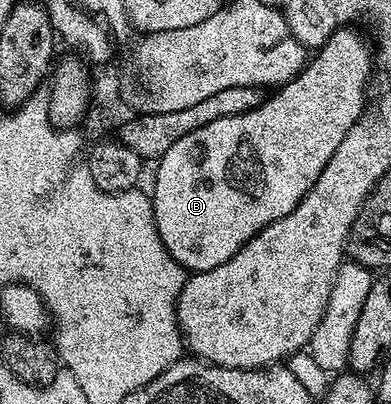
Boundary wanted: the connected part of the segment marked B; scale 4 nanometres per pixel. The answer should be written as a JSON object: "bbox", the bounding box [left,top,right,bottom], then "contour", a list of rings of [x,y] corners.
{"bbox":[150,26,372,273],"contour":[[[352,26],[339,28],[313,55],[316,56],[313,60],[311,57],[301,71],[297,72],[288,83],[279,85],[278,90],[273,91],[276,93],[269,100],[267,97],[254,110],[250,110],[246,114],[238,114],[234,118],[218,118],[218,122],[210,122],[210,126],[186,134],[186,138],[174,142],[174,146],[170,146],[170,150],[166,150],[166,154],[160,156],[155,165],[155,168],[157,167],[156,181],[153,182],[152,188],[150,187],[154,222],[158,226],[158,234],[168,253],[189,273],[205,272],[214,270],[214,266],[222,266],[222,262],[234,258],[234,254],[238,254],[240,247],[250,238],[258,235],[267,224],[278,222],[278,218],[286,218],[286,214],[290,214],[290,210],[294,210],[294,206],[298,206],[301,198],[308,193],[310,186],[314,186],[314,182],[322,174],[326,162],[332,157],[334,150],[338,150],[342,138],[346,138],[348,131],[360,119],[365,111],[364,87],[368,84],[368,75],[372,72],[372,64],[368,61],[367,42],[354,29],[355,27]]]}

